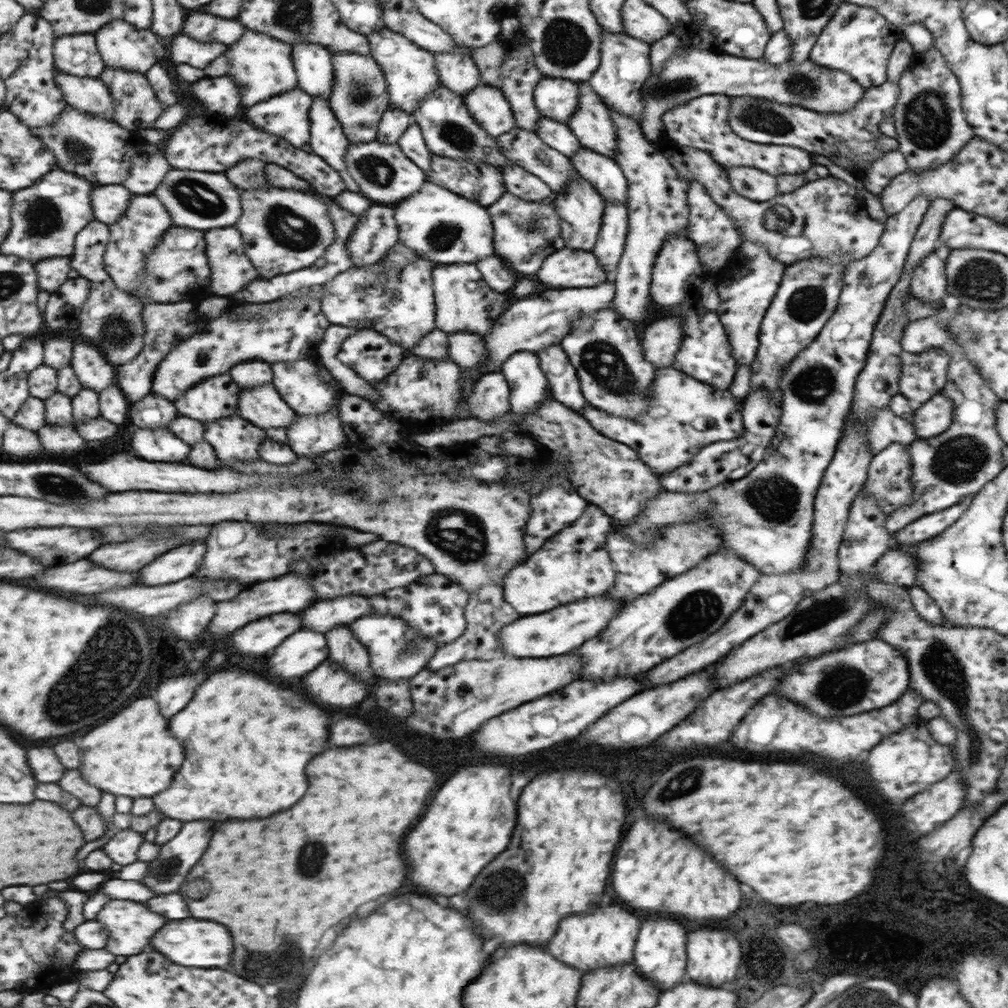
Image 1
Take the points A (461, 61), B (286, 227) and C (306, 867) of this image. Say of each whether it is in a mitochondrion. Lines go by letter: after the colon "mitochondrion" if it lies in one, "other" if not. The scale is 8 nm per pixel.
A: other
B: mitochondrion
C: mitochondrion

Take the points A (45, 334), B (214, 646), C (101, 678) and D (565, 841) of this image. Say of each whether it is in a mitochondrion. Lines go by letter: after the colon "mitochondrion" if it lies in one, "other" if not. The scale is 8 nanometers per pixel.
A: other
B: other
C: mitochondrion
D: other

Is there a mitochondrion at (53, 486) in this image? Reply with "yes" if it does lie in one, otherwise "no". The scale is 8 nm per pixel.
yes

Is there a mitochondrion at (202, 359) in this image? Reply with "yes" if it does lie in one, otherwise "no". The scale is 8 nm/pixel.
no

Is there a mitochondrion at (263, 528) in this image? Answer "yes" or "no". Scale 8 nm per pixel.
no

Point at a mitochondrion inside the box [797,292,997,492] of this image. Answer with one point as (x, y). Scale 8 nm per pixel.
(957, 460)

